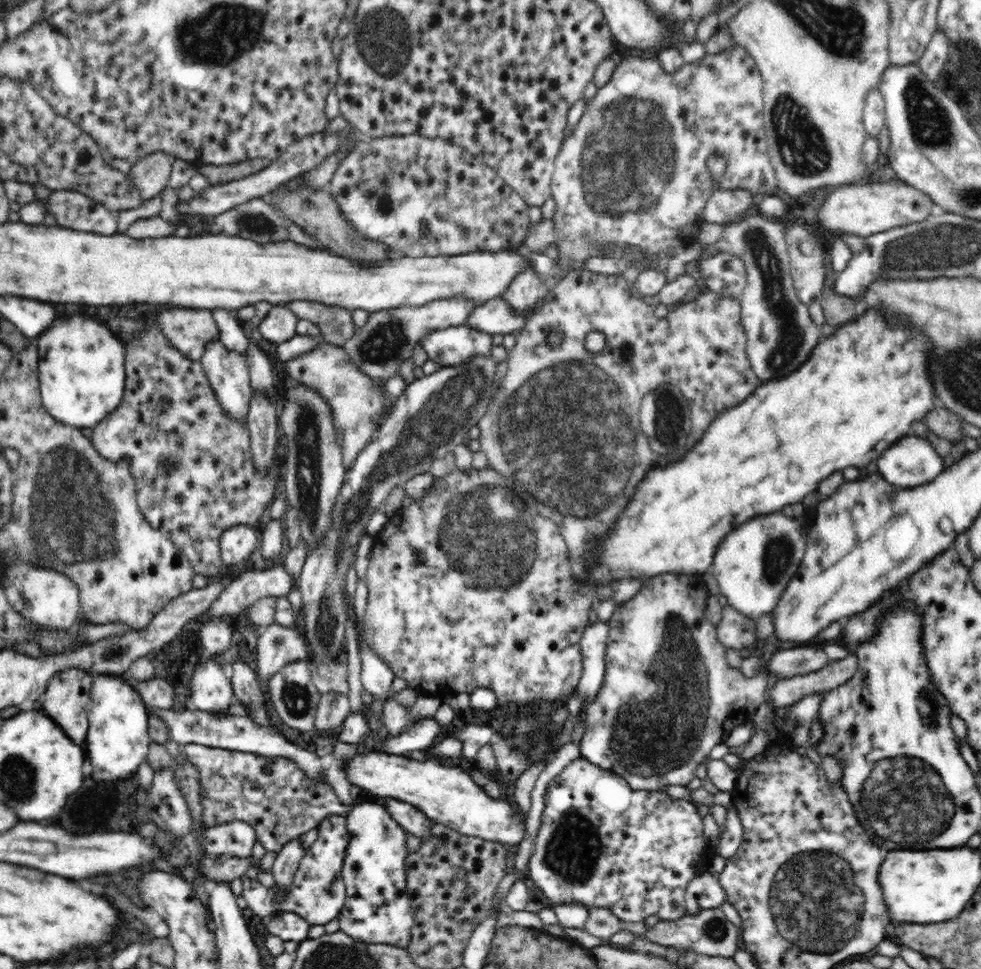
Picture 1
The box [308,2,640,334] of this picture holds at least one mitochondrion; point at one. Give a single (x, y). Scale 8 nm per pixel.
(381, 36)

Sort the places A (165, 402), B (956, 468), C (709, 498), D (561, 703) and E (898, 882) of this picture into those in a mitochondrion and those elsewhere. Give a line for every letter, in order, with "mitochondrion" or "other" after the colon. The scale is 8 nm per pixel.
A: other
B: other
C: other
D: other
E: other

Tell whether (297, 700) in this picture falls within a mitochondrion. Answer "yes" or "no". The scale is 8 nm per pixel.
yes

